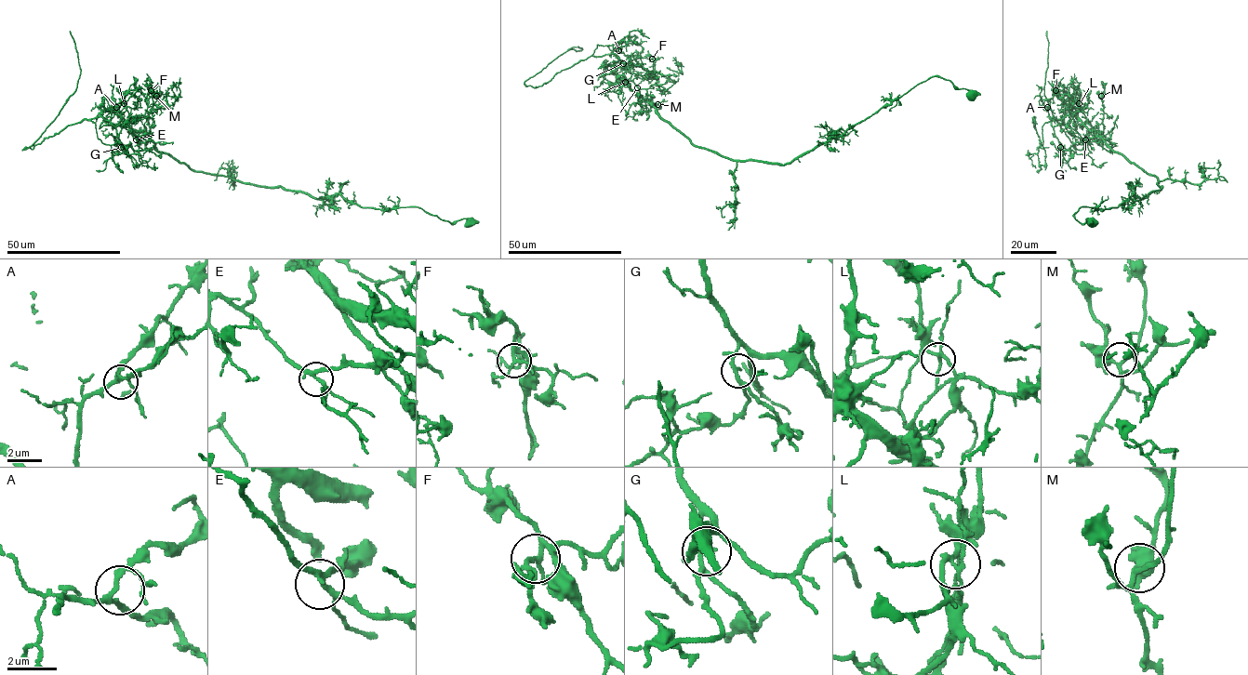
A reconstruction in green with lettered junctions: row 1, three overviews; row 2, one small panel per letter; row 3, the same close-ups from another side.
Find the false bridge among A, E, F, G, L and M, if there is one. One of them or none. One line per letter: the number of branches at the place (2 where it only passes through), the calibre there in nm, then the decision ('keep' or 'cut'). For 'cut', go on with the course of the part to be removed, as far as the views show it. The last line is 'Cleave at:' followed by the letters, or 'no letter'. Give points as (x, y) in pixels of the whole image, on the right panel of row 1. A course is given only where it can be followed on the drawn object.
A: 4 branches meet; 180 nm thick; keep
E: 4 branches meet; 200 nm thick; keep
F: 4 branches meet; 180 nm thick; keep
G: 4 branches meet; 150 nm thick; keep
L: 4 branches meet; 170 nm thick; cut; foreign part runs (1079, 103), (1075, 130), (1051, 121), (1079, 138), (1084, 149), (1074, 146), (1044, 96), (1046, 31)
M: 4 branches meet; 190 nm thick; keep
Cleave at: L

